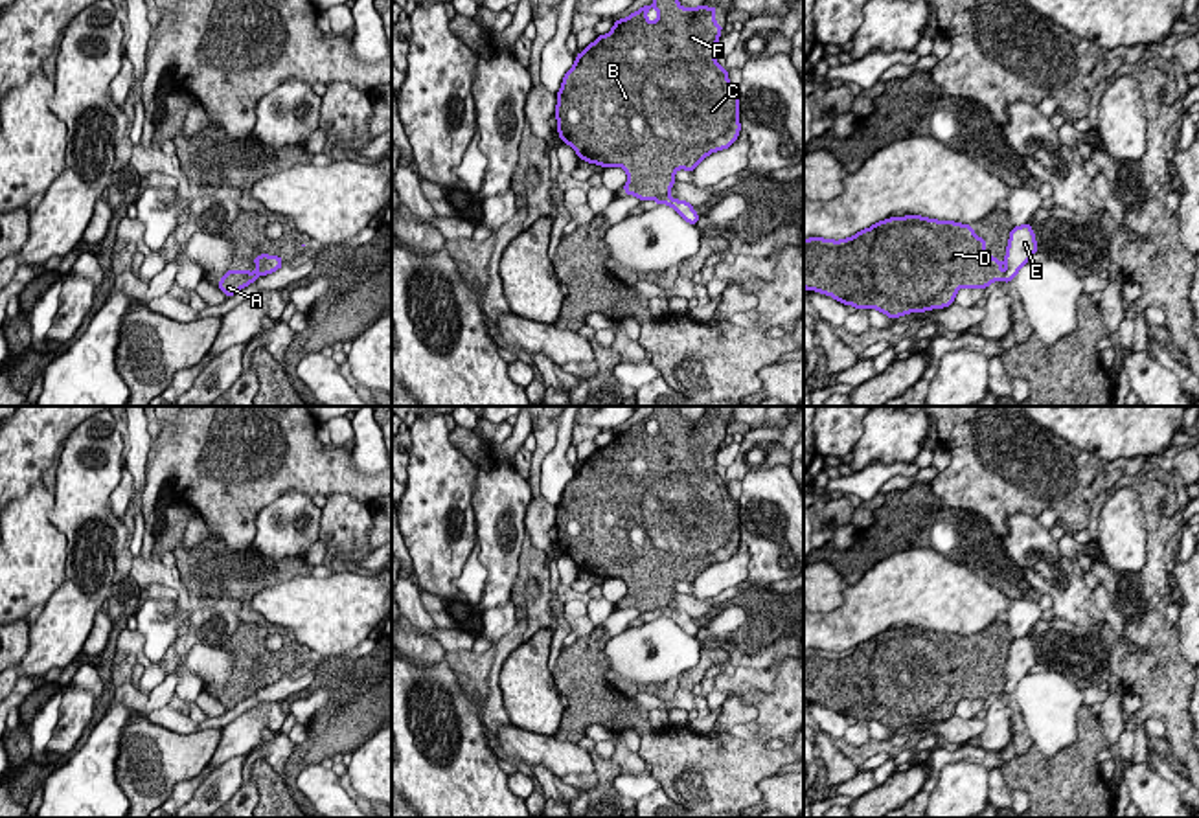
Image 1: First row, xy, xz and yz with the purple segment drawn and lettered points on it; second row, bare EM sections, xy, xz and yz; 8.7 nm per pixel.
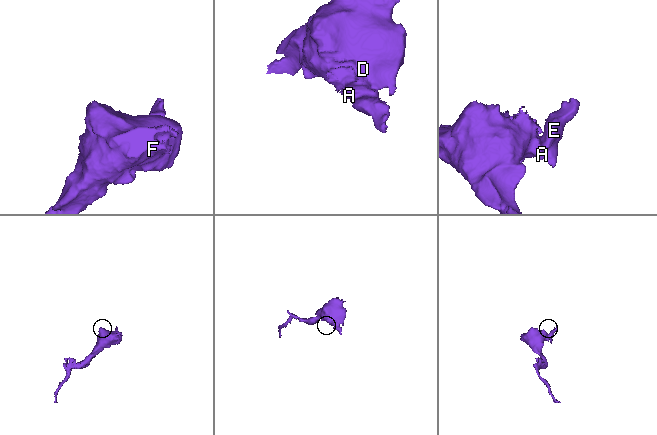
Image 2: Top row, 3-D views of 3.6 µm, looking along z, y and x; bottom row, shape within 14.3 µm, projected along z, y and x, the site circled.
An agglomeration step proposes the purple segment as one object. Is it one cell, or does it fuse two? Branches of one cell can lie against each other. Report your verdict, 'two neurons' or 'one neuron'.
two neurons

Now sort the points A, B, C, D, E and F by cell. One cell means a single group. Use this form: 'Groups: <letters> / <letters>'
Groups: A B C D F / E

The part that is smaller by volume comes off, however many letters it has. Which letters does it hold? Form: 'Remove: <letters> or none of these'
Remove: E

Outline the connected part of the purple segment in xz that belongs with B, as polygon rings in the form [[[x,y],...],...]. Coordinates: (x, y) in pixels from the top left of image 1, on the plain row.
[[[655,406],[649,417],[616,432],[607,447],[598,447],[565,485],[555,506],[559,550],[577,564],[579,572],[623,579],[627,607],[640,612],[669,607],[679,581],[693,583],[708,566],[728,561],[739,548],[739,502],[730,496],[728,483],[715,472],[719,443],[725,441],[715,434],[715,419],[708,421],[706,415],[682,419],[679,406]]]

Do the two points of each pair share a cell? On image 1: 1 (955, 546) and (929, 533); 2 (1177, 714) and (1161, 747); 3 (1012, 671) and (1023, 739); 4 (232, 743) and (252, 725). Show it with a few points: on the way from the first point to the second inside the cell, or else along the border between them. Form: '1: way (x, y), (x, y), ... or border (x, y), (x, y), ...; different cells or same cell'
1: way (949, 541), (942, 533), (935, 533); same cell
2: border (1164, 736), (1174, 750); different cells
3: way (1010, 688), (1010, 704), (1017, 723); same cell
4: way (238, 739), (247, 730); same cell

